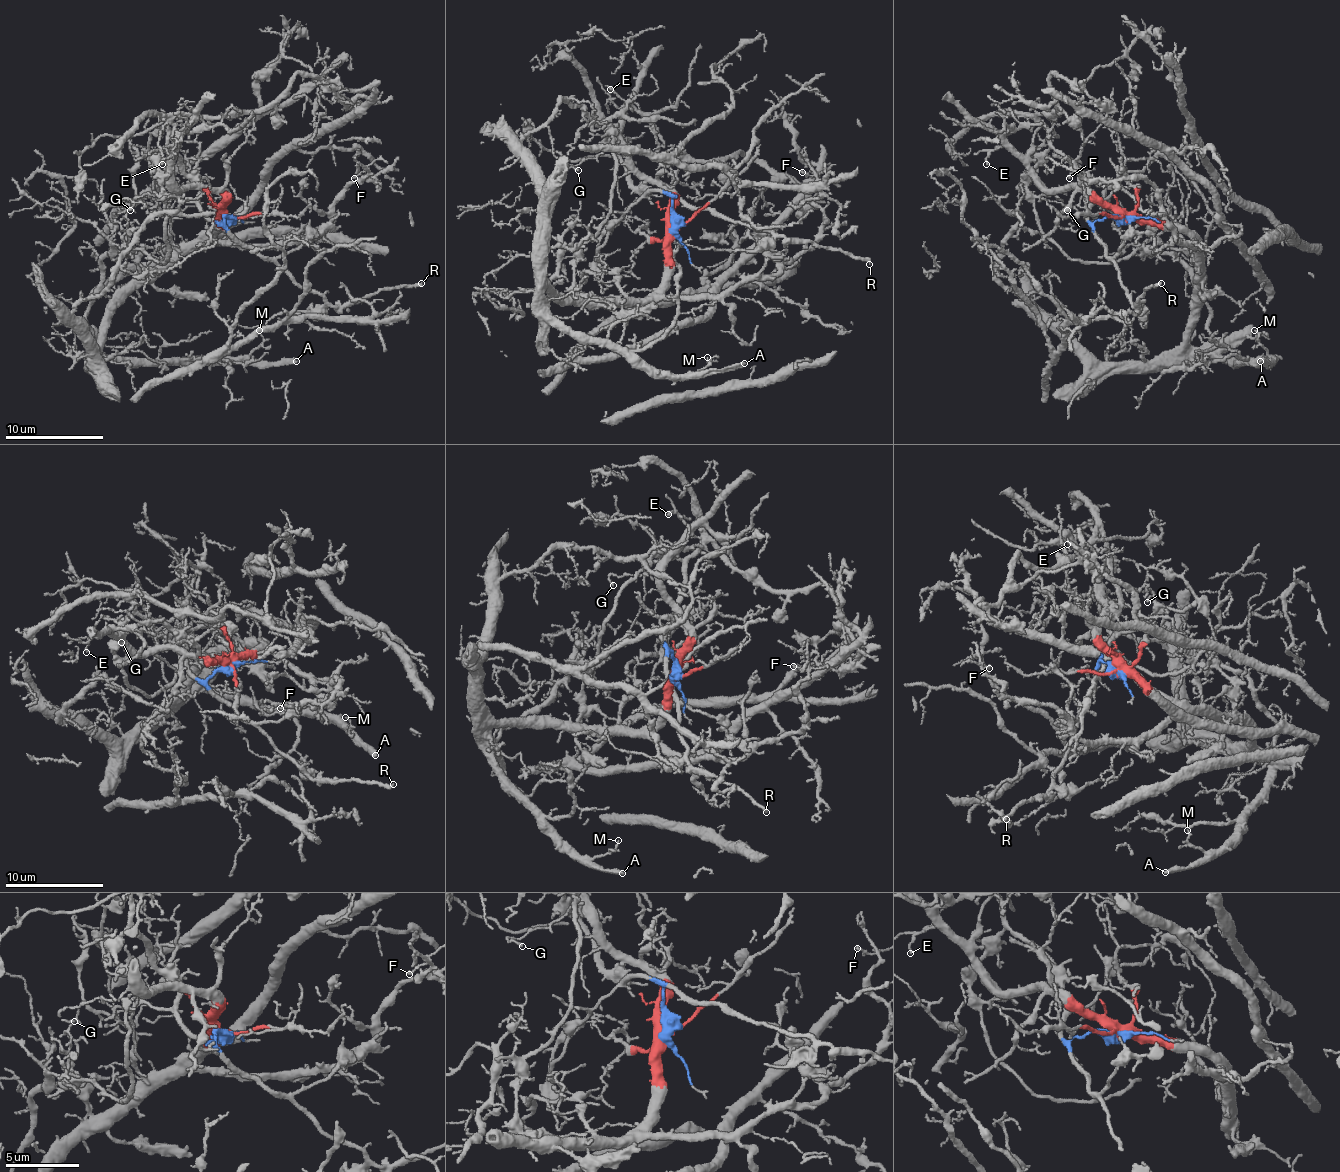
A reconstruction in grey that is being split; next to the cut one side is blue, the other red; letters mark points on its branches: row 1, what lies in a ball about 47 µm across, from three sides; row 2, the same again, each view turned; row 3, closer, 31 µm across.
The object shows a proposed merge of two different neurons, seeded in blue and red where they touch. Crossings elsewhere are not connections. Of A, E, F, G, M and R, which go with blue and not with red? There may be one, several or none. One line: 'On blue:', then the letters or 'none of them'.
On blue: R

